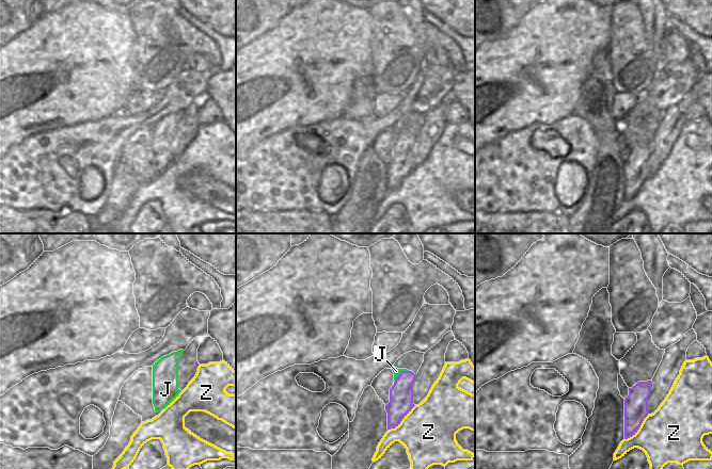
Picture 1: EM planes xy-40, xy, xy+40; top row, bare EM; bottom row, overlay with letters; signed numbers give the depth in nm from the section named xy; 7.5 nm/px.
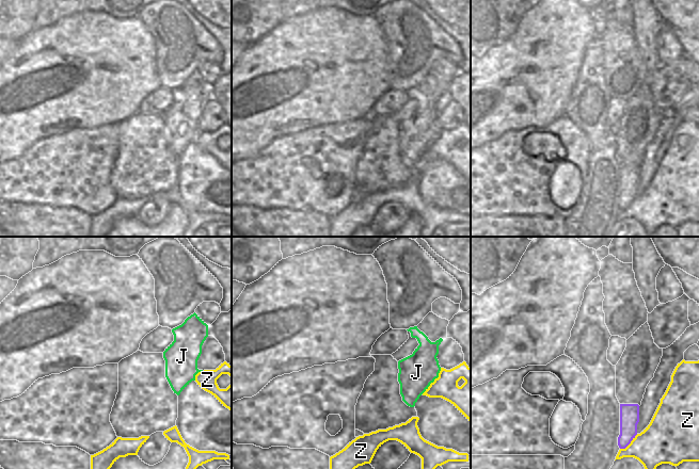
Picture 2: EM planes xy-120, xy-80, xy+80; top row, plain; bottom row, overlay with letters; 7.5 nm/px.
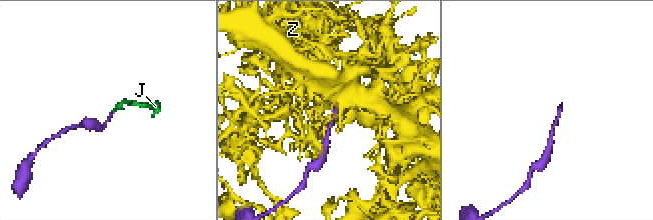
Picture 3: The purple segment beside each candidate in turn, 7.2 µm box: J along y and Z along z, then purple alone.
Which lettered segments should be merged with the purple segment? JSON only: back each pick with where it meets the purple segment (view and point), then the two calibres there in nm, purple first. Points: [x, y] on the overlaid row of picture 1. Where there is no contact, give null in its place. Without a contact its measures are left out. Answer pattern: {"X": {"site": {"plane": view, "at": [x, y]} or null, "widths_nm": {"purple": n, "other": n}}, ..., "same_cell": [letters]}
{"J": {"site": {"plane": "xy", "at": [400, 372]}, "widths_nm": {"purple": 180, "other": 50}}, "same_cell": ["J"]}

